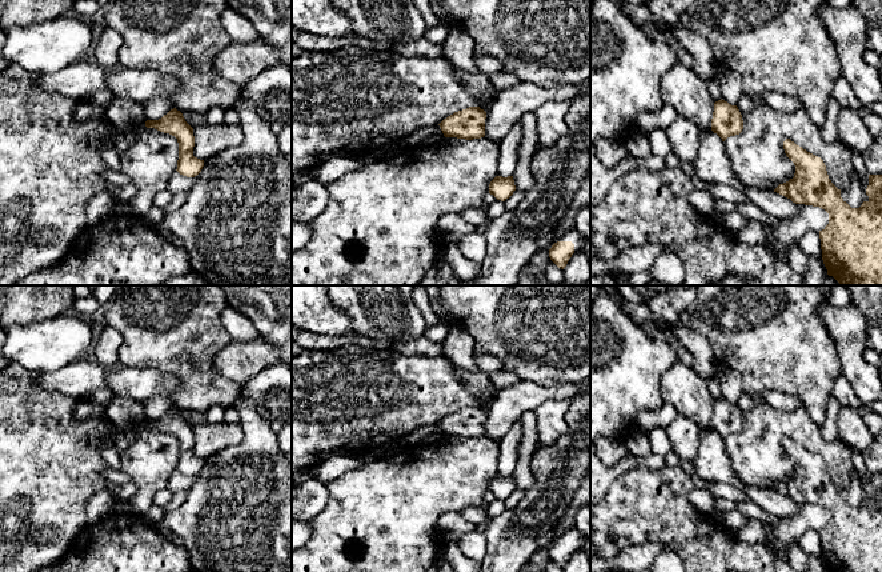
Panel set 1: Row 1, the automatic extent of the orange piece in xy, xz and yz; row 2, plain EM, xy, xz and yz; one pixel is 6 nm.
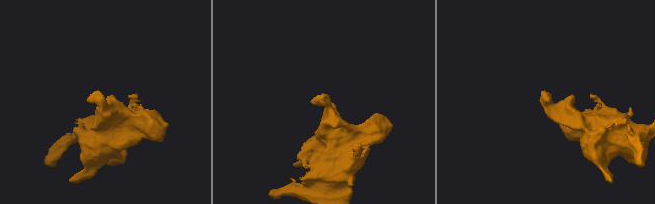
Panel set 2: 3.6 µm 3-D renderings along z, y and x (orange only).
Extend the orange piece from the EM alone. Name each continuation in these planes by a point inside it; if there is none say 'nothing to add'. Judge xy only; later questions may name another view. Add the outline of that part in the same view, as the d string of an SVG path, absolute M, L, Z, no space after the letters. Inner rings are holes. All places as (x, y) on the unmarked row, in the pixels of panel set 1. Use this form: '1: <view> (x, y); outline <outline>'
nothing to add

